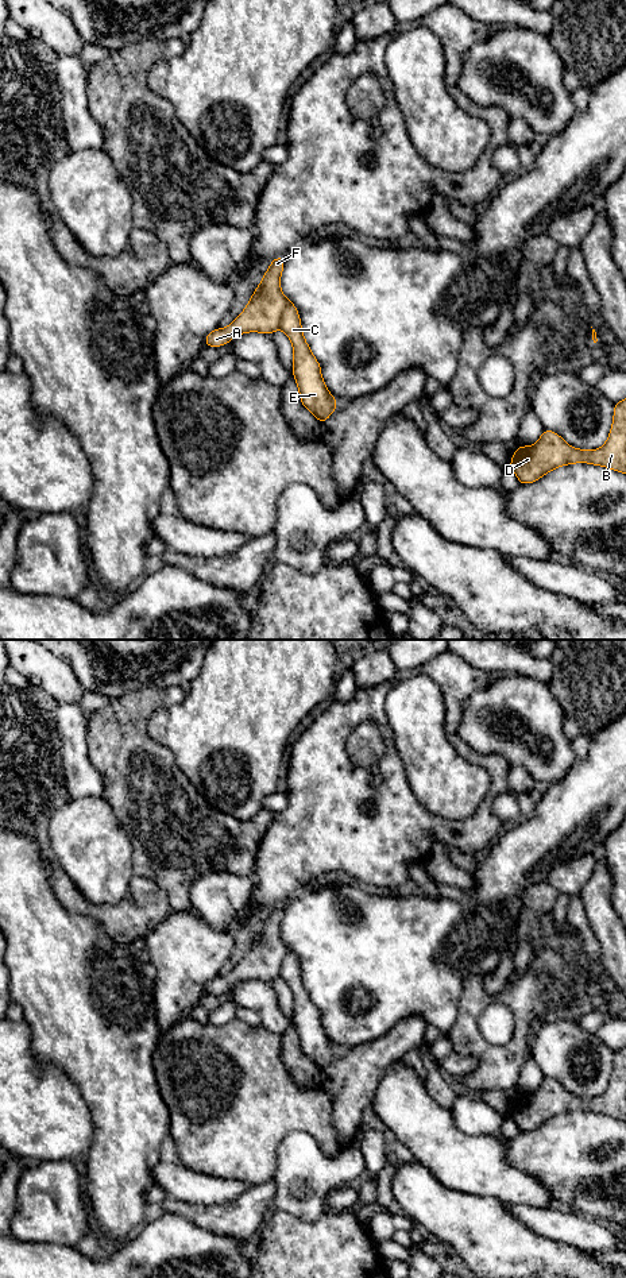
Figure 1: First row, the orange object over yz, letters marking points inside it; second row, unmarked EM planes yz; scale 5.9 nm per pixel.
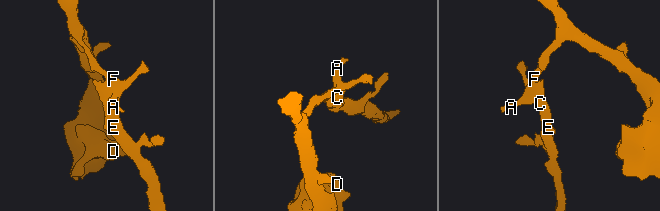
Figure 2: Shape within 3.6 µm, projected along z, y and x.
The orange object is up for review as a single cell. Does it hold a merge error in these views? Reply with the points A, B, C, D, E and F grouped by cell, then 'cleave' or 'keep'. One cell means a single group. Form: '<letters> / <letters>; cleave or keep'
A B D F / C E; cleave

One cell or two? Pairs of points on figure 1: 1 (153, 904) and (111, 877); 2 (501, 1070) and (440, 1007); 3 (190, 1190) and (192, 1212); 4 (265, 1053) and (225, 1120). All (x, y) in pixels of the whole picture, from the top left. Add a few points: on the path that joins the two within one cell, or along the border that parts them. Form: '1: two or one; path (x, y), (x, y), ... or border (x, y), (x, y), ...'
1: two; border (134, 876), (127, 892), (119, 900), (100, 906)
2: two; border (463, 991), (459, 999), (458, 1019), (447, 1034)
3: two; border (172, 1197), (192, 1203), (223, 1203)
4: one; path (248, 1069), (242, 1078), (242, 1088), (234, 1104)

